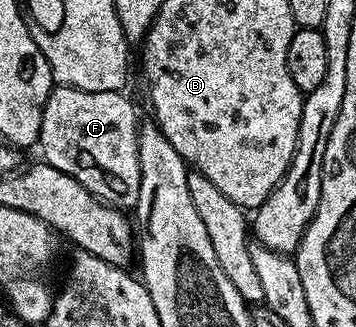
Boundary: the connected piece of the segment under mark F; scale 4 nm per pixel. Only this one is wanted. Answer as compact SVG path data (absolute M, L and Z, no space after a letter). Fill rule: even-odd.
M56 85L47 98L41 116L41 132L38 149L43 149L42 161L53 168L73 176L90 194L105 204L115 206L124 212L138 207L141 192L141 164L139 163L139 127L141 118L135 115L135 106L126 98L126 93L85 92L81 88Z

